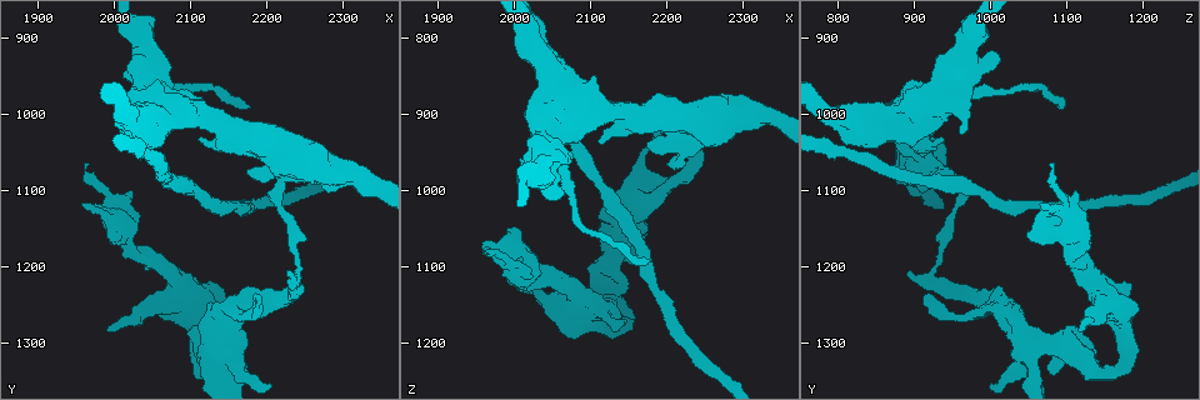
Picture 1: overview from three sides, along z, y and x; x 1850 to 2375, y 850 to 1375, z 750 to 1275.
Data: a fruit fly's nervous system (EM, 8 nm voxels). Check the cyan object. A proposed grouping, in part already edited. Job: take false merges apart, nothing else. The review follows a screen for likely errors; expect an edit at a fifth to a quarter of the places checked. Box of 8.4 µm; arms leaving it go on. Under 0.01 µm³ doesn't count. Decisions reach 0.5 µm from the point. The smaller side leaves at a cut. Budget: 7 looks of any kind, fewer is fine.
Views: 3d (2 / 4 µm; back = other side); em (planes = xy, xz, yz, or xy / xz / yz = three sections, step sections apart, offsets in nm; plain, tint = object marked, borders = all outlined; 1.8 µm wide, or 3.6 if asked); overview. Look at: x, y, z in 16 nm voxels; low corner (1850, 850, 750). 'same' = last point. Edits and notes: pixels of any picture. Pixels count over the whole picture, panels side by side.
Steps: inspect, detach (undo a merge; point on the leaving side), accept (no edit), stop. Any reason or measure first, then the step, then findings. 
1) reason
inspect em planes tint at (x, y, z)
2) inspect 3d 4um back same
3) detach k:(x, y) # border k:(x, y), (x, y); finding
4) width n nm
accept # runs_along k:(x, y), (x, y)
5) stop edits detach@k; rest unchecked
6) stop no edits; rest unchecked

a narrow waist
inspect em planes tint at (2240, 1205, 925)

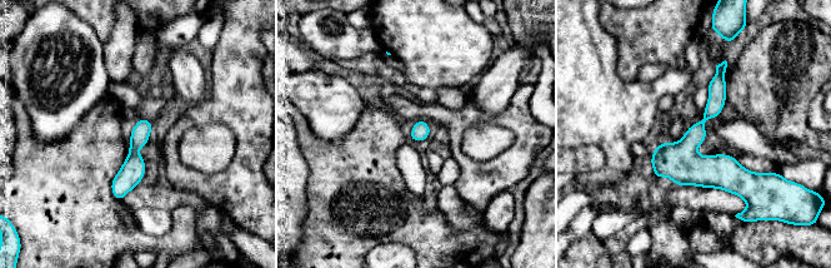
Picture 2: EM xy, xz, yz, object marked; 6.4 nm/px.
width 120 nm
detach 2:(716, 88) # border 2:(717, 74), (722, 77); a second cell is stuck on

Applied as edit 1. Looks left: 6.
four or more arms meet
inspect em planes tint at (2035, 975, 925)

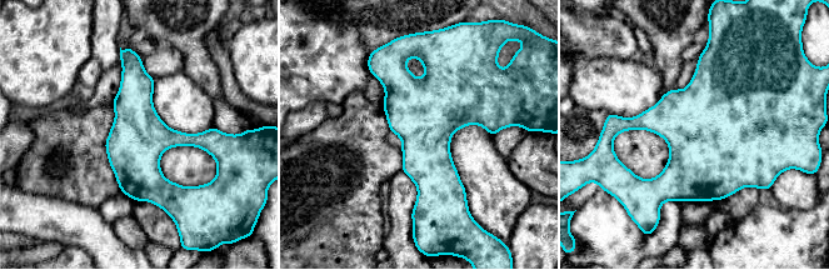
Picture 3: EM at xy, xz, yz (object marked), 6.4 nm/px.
width 380 nm
accept # runs_along 3:(133, 55), (136, 170), (161, 201); continuous, no second cell

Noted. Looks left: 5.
thin neck
inspect em 3.6um yz step 16 tint at (2040, 1025, 830)

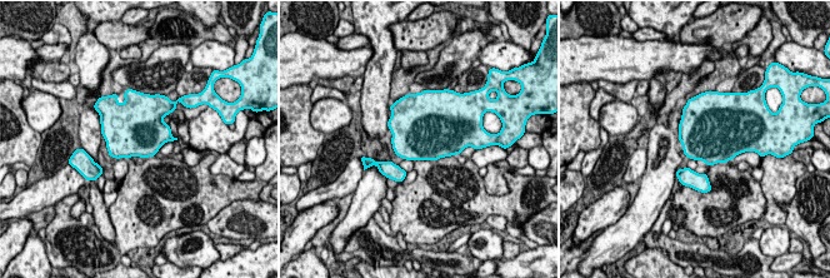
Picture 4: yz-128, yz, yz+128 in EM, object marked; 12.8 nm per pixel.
another direction
inspect em 3.6um planes borders same

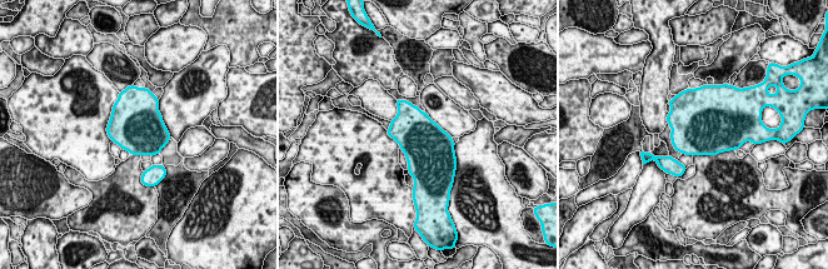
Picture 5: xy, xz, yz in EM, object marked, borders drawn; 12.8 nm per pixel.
accept # all the same cell

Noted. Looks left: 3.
stop edits detach@2; rest unchecked

